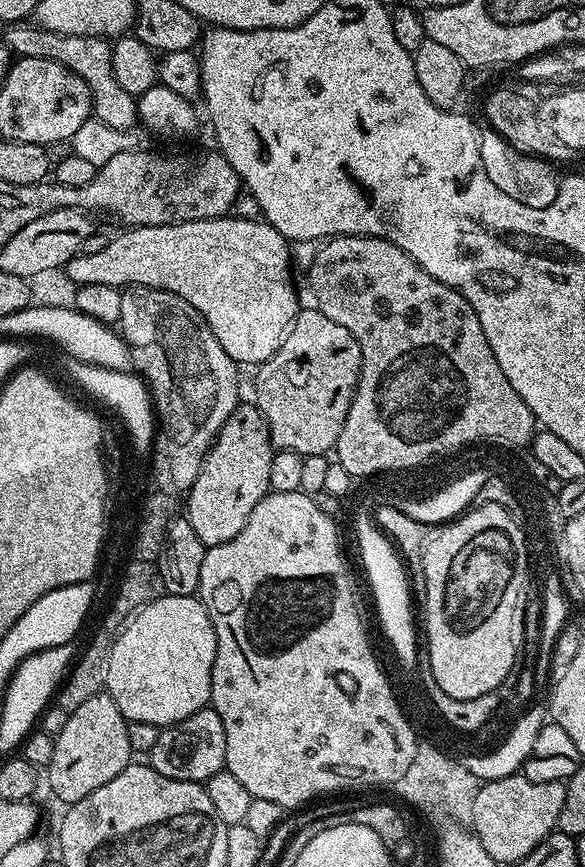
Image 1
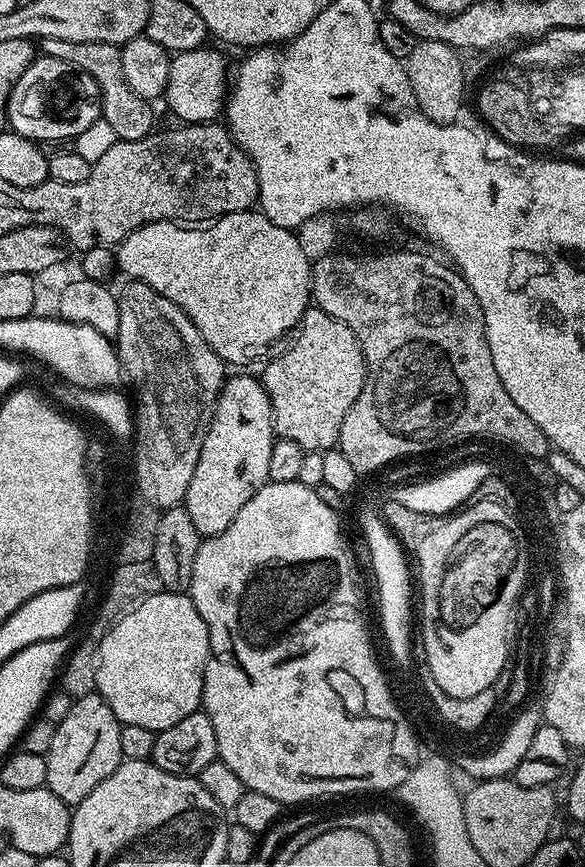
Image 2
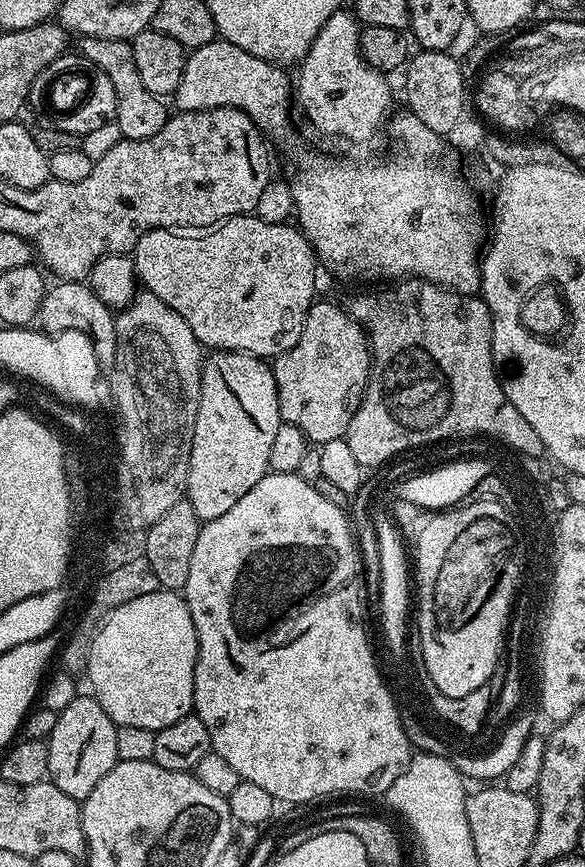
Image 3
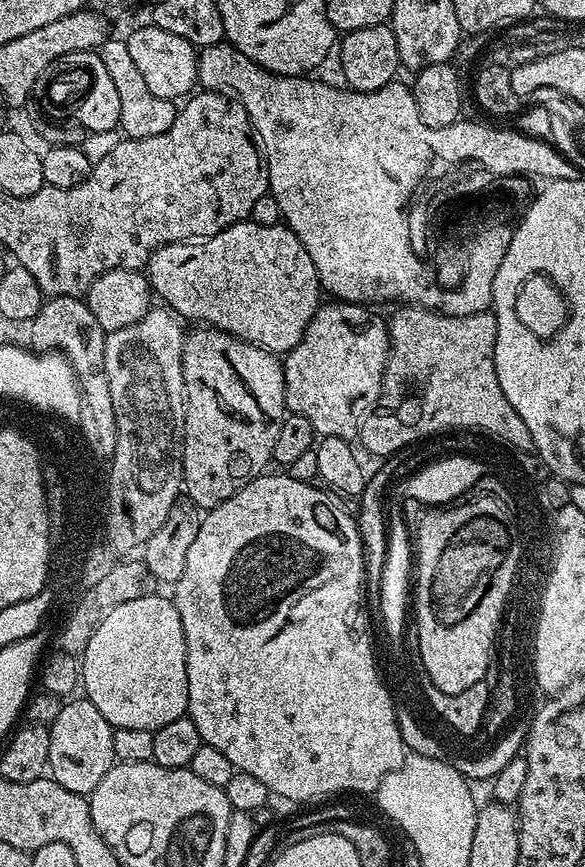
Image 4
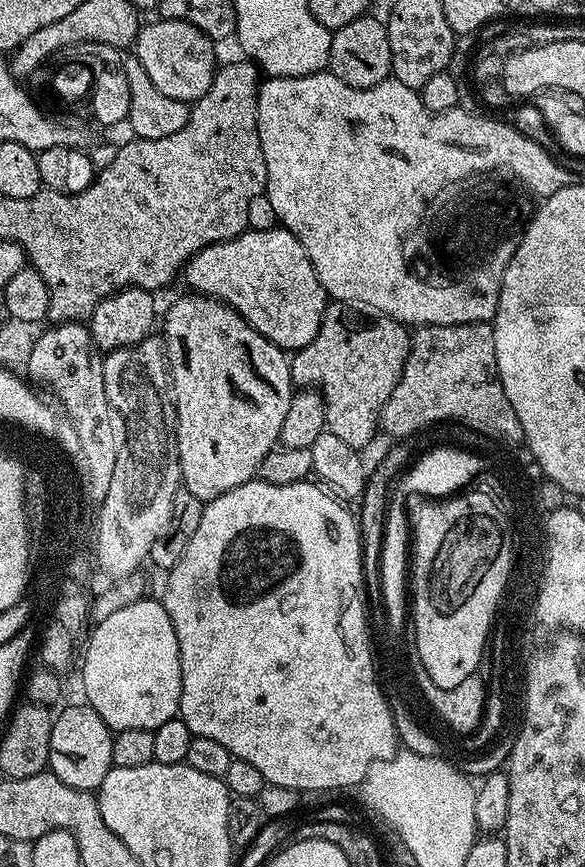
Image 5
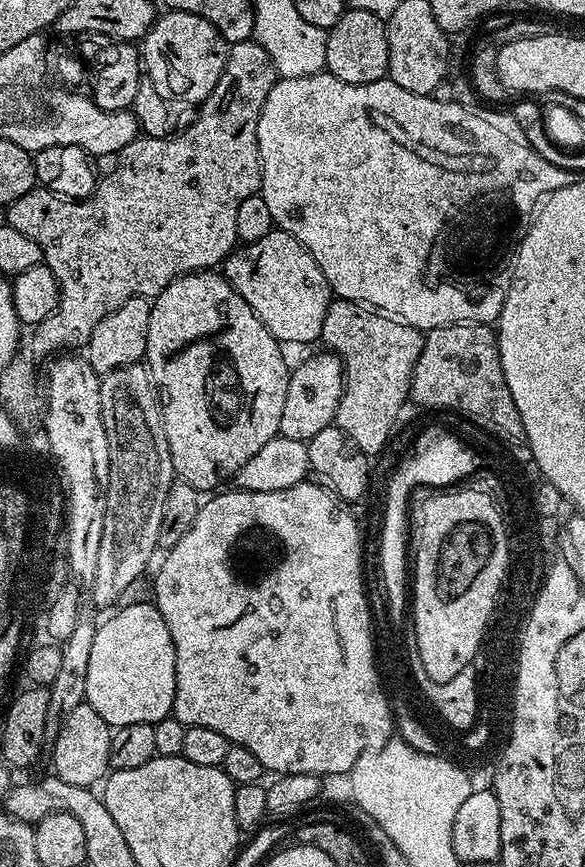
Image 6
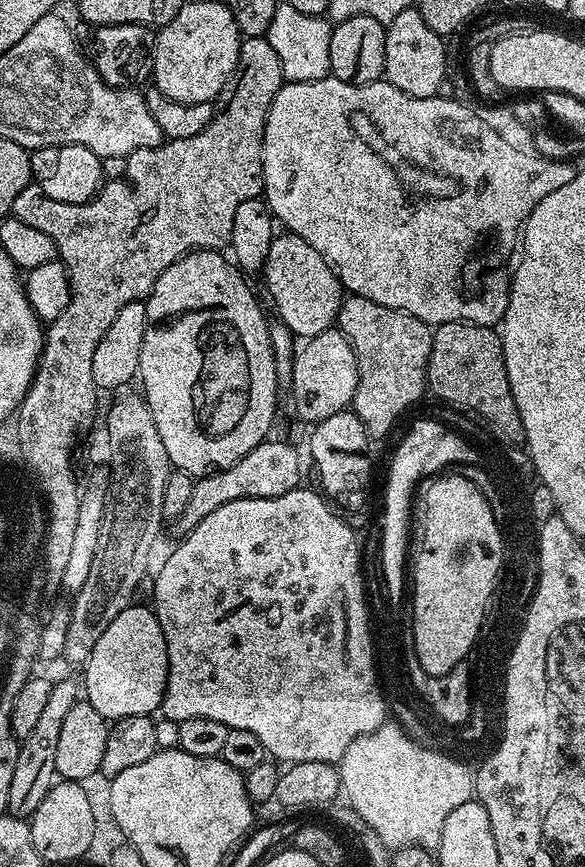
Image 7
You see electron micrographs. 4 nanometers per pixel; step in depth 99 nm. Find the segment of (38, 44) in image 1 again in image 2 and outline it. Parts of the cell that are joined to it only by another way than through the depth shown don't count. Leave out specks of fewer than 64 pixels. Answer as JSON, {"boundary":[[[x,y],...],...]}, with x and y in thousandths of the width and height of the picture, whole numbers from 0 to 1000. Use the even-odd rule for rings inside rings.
{"boundary":[[[77,46],[72,51],[74,63],[91,65],[101,69],[120,72],[128,78],[147,81],[161,95],[168,95],[171,105],[171,133],[188,143],[200,161],[241,161],[260,156],[262,121],[251,115],[236,113],[222,99],[215,99],[215,90],[209,90],[209,72],[205,55],[181,48],[106,48],[104,46]]]}

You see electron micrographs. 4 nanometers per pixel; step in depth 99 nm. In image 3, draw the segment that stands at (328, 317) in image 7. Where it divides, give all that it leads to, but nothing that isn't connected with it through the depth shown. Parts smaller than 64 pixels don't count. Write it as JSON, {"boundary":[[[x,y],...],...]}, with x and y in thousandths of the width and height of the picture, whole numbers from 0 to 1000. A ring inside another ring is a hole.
{"boundary":[[[436,247],[397,249],[393,253],[381,255],[374,261],[364,262],[347,270],[309,270],[306,266],[289,265],[285,263],[256,265],[232,280],[229,303],[238,326],[251,336],[263,338],[270,344],[277,344],[277,348],[284,348],[284,353],[291,353],[299,360],[311,362],[311,367],[318,367],[318,376],[325,376],[325,381],[332,381],[332,390],[338,390],[342,398],[356,404],[424,406],[429,411],[446,413],[470,413],[479,411],[489,404],[501,401],[509,394],[509,390],[516,390],[516,376],[523,371],[523,362],[530,358],[533,349],[542,345],[540,309],[544,310],[544,296],[533,290],[533,280],[520,273],[511,262],[501,261],[492,256],[463,258],[453,254],[446,254]]]}

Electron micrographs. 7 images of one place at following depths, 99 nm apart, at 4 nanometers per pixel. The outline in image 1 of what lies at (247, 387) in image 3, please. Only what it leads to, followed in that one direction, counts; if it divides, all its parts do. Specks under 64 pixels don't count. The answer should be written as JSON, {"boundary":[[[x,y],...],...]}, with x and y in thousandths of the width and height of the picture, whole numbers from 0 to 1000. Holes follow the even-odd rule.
{"boundary":[[[412,465],[393,482],[386,482],[362,516],[349,526],[332,561],[318,569],[318,599],[325,607],[332,607],[332,616],[338,616],[352,630],[393,625],[393,621],[400,621],[400,616],[421,607],[421,597],[427,597],[434,584],[441,584],[444,576],[462,566],[462,533],[468,520],[465,509],[458,506],[451,479],[443,471],[424,466]]]}

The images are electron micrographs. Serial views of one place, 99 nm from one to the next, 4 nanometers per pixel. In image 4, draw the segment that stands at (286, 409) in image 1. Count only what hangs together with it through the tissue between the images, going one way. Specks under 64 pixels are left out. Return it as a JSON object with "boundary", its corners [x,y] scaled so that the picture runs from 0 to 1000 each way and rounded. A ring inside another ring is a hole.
{"boundary":[[[554,348],[540,356],[537,367],[530,367],[530,376],[523,376],[523,385],[516,385],[513,397],[499,401],[484,412],[482,423],[485,426],[485,468],[501,480],[515,480],[530,487],[530,491],[540,498],[542,504],[576,503],[591,509],[615,502],[615,488],[632,479],[638,471],[650,461],[650,451],[656,439],[656,428],[663,421],[663,375],[658,366],[641,364],[638,356],[614,351],[598,351],[593,348]]]}

